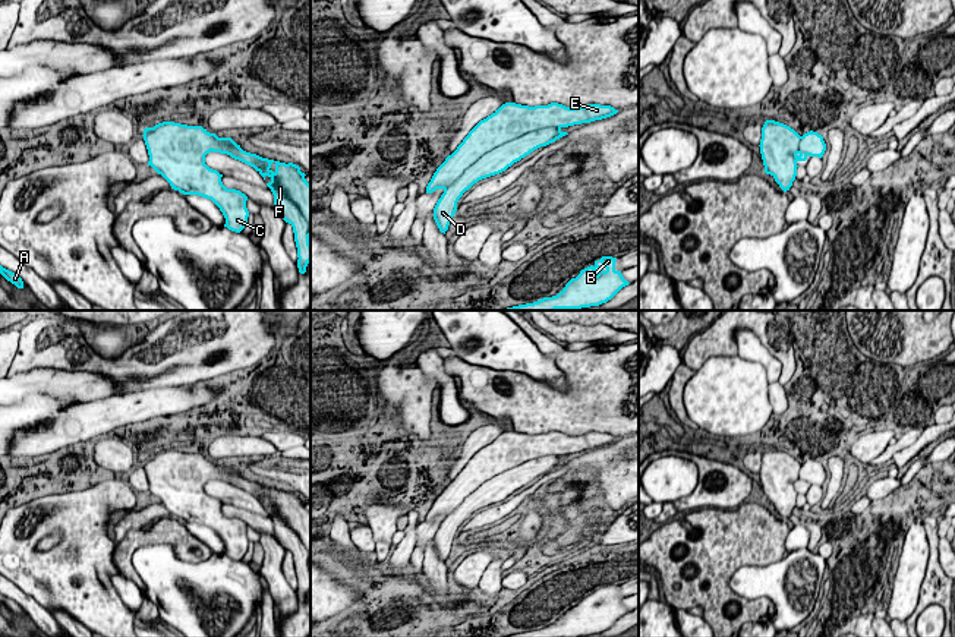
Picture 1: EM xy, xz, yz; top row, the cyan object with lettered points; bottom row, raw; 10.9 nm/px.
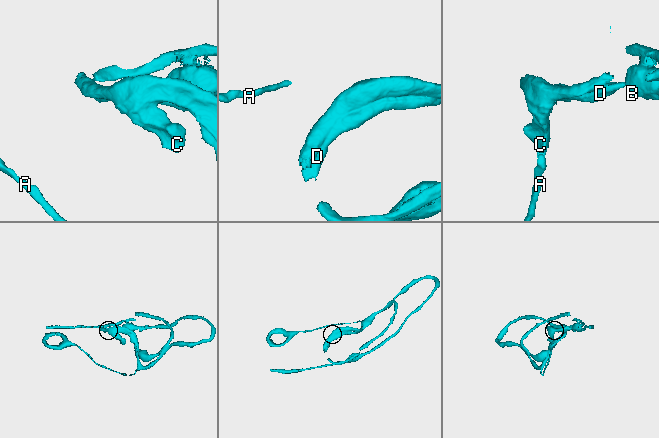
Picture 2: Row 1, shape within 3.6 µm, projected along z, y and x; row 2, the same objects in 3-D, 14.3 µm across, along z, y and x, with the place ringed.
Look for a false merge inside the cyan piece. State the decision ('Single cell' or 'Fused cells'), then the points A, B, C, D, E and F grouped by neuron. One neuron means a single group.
Fused cells. Groups: A B C D F / E

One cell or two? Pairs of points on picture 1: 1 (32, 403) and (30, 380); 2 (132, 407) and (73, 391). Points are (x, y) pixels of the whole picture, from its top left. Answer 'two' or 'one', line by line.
1: two
2: two

